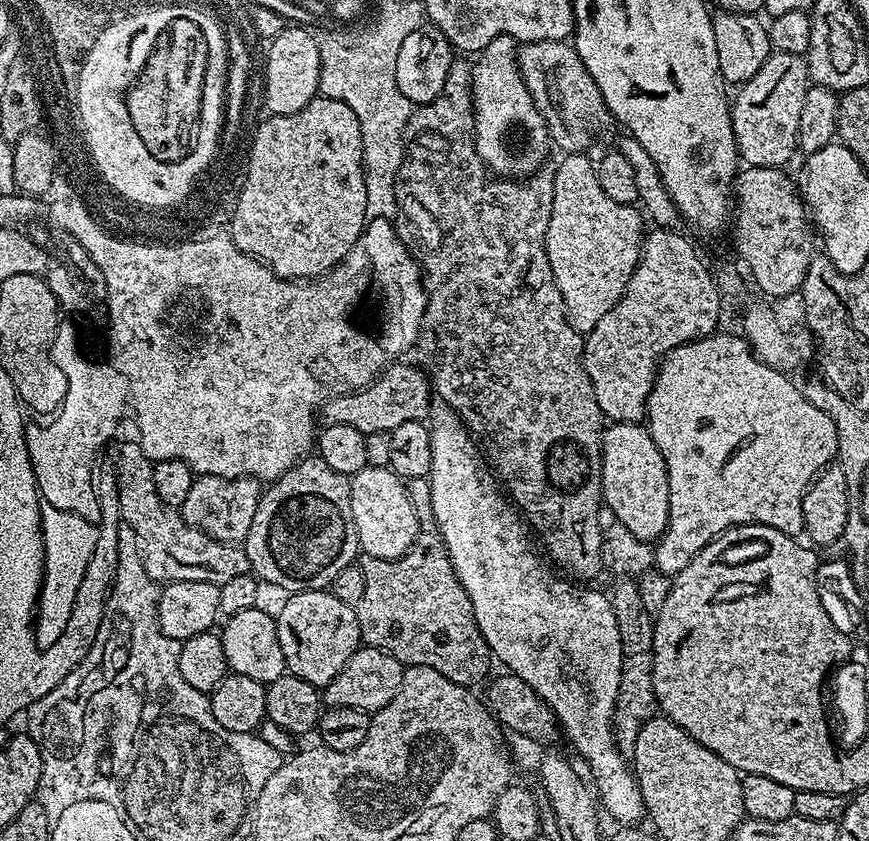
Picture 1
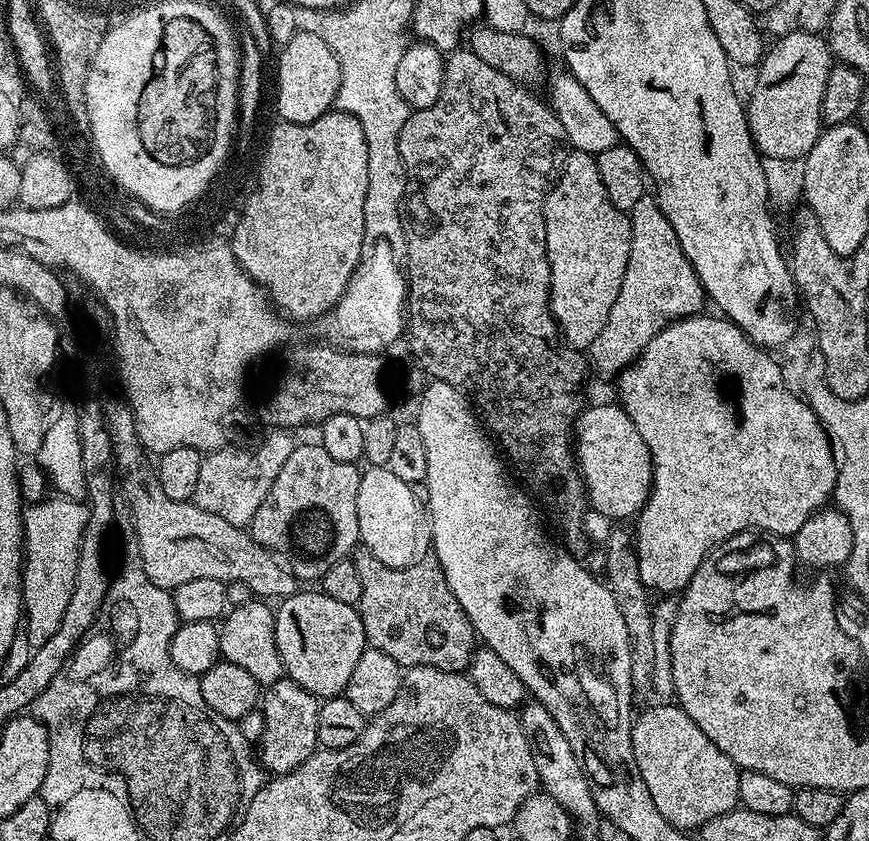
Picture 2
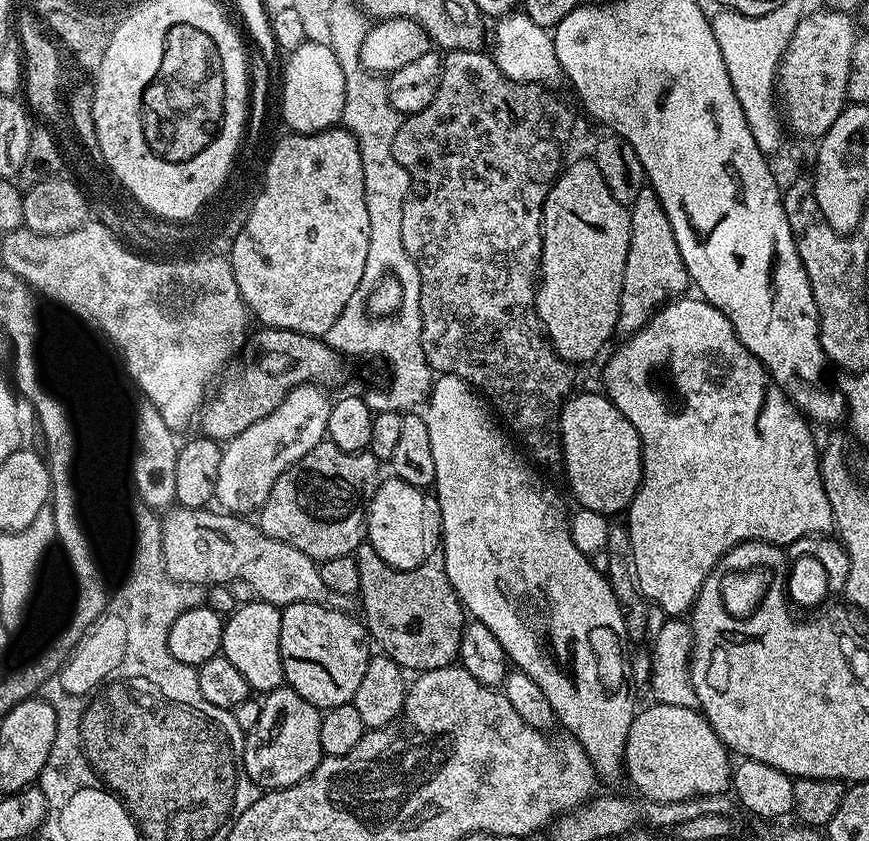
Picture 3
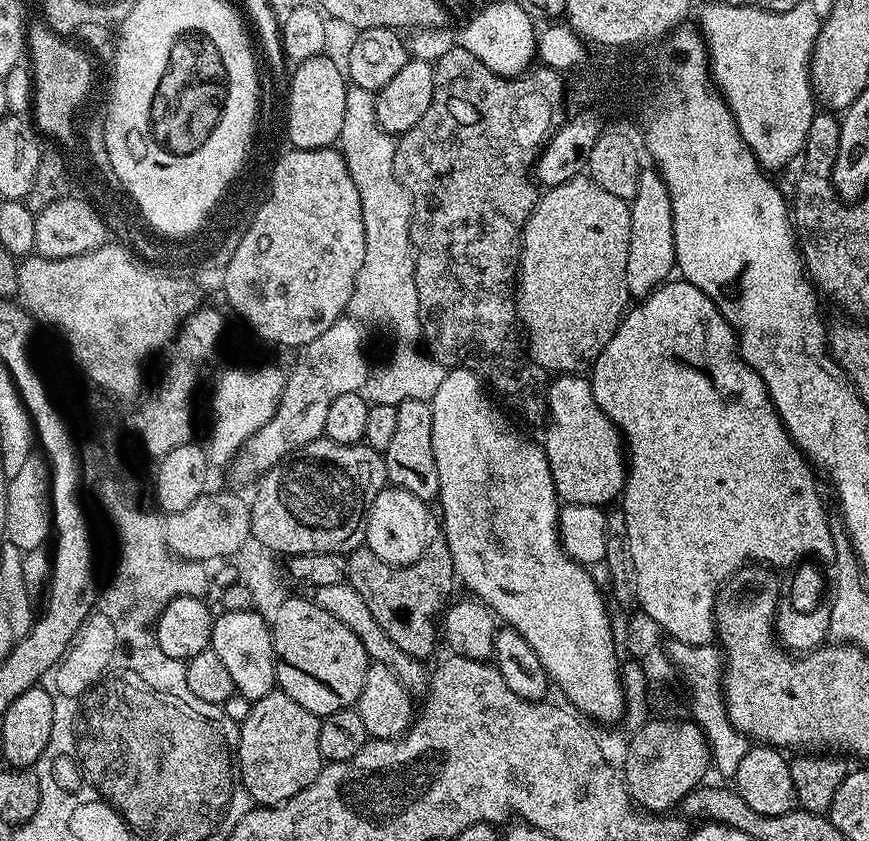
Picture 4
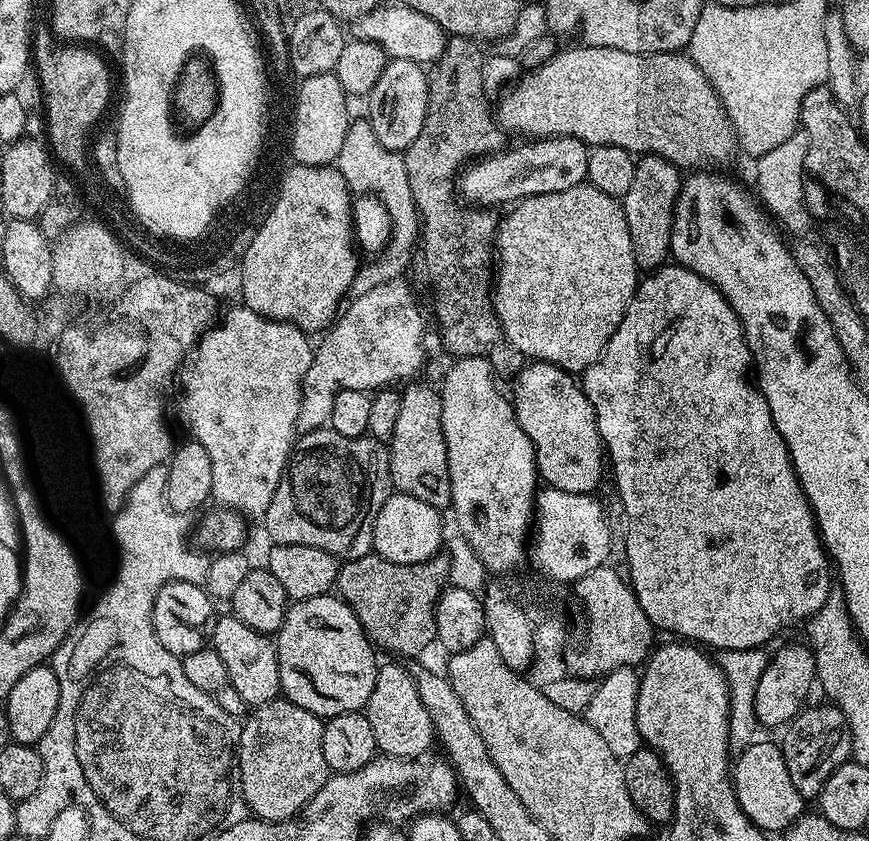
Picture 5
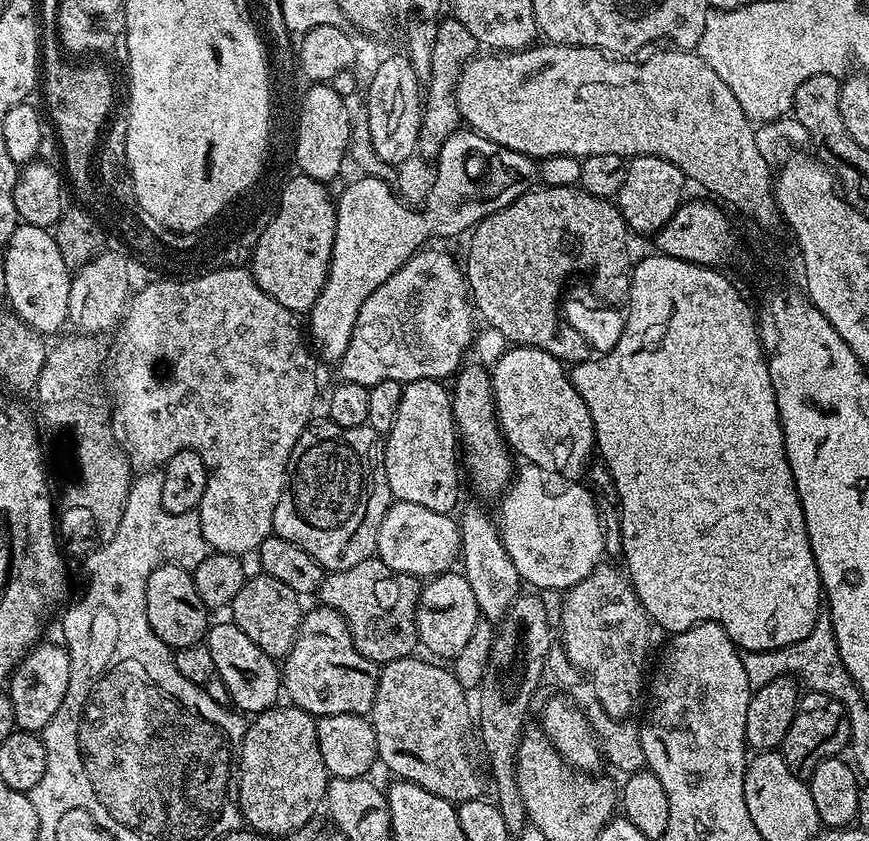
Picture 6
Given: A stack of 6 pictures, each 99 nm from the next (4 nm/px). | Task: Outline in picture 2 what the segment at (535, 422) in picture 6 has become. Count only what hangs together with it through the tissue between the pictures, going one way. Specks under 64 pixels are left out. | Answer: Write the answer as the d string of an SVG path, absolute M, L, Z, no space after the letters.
M616 402L585 407L576 420L574 451L576 463L584 476L584 489L588 492L590 508L600 511L613 522L624 522L627 516L635 517L648 501L652 486L652 459L646 442L642 442L642 434L638 434L638 426L630 422L626 410Z

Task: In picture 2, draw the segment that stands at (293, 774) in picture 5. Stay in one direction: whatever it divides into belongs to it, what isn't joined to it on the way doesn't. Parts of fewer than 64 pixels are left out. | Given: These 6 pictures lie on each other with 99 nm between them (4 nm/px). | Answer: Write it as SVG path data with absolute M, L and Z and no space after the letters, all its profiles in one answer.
M281 678L262 692L264 730L258 745L258 760L265 773L281 776L306 762L318 751L318 710L321 701L311 696L298 682Z

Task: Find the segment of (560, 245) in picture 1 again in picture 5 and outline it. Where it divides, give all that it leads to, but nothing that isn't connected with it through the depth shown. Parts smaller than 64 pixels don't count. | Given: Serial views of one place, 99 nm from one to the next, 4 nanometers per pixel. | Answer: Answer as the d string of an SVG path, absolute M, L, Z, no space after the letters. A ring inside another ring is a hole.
M585 182L571 187L570 190L563 190L558 193L526 196L512 210L513 212L505 220L501 219L499 221L496 229L494 241L494 283L490 289L492 308L496 312L500 328L504 332L507 347L510 346L514 351L528 356L524 358L527 358L529 361L553 364L558 366L563 372L583 374L604 353L604 347L608 344L608 339L612 337L614 330L618 330L618 326L628 309L628 304L632 301L632 295L636 292L638 269L636 267L636 259L634 258L634 246L630 242L630 226L626 226L626 214L624 213L623 203L617 197L610 194L602 194L602 190L598 190L594 185ZM566 236L568 236L568 312L564 312L564 310L550 310L550 306L536 306L536 268L534 266L538 266L536 262L540 262L540 260L536 260L536 254L540 254L538 250L540 250L540 246L544 242L548 242L548 240L566 240Z

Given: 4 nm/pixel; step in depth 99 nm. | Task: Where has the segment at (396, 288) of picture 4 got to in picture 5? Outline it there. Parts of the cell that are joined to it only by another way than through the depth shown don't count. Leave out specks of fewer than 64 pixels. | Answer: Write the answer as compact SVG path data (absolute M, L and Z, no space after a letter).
M366 118L353 119L346 130L346 142L342 142L342 150L338 150L338 170L346 182L349 193L356 196L375 196L385 207L390 225L388 243L368 265L357 271L351 291L356 296L366 294L374 286L382 286L391 280L401 279L408 268L408 259L412 256L412 248L417 247L422 221L416 210L414 194L410 194L410 184L406 178L404 157L399 152L386 150L382 142L378 142L370 122Z

